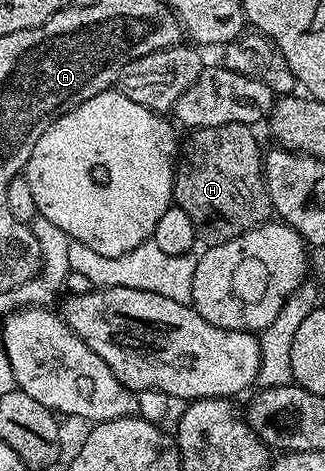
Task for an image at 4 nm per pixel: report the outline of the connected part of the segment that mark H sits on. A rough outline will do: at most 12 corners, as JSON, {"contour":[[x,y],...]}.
{"contour":[[247,123],[199,127],[175,160],[173,203],[202,244],[274,214]]}

